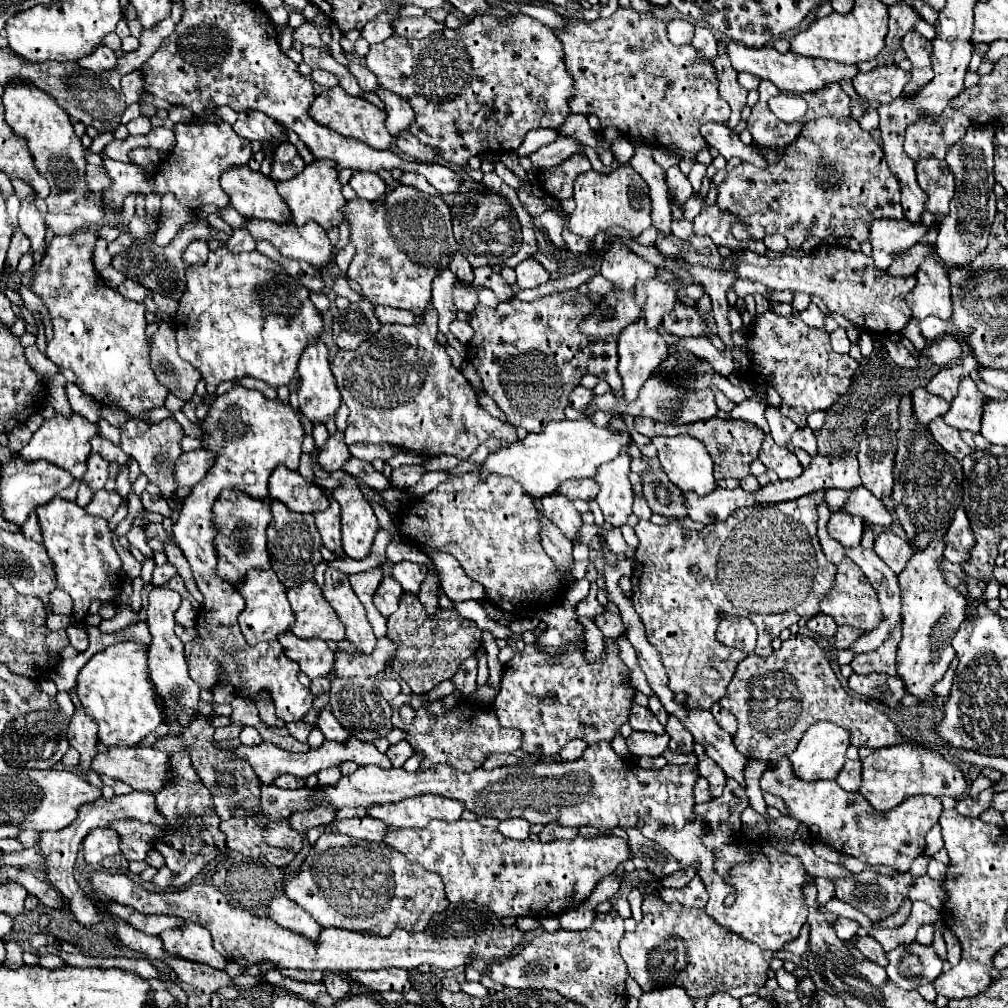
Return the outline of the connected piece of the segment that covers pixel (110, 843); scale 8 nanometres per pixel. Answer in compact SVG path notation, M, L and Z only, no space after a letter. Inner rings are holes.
M104 826L104 828L96 828L94 832L90 832L84 838L82 848L84 848L86 862L92 864L92 866L96 866L106 856L120 854L120 840L118 840L118 834L112 828Z

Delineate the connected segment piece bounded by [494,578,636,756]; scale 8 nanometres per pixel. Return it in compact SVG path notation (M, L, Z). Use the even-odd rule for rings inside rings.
M586 578L578 580L570 590L564 592L562 596L562 606L546 606L540 610L540 618L548 624L546 630L542 630L536 636L536 644L528 644L522 652L516 652L516 656L504 666L502 674L502 690L496 696L496 714L502 726L508 728L520 728L522 730L522 748L526 754L534 756L554 756L558 754L566 742L570 740L584 740L586 744L596 744L596 742L612 742L624 722L628 722L630 708L634 706L634 696L636 688L626 682L626 676L630 674L628 666L620 660L620 648L616 640L606 640L604 638L604 650L600 660L588 662L586 660L586 638L584 638L584 626L576 620L574 606L584 600L590 592L590 582ZM544 646L554 646L554 648L564 648L562 654L552 656L556 664L548 664L548 654L542 652L540 648Z

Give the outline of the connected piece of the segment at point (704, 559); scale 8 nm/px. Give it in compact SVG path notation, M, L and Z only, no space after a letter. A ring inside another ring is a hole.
M640 520L634 528L640 544L636 548L634 558L634 572L632 572L632 604L638 612L648 642L660 652L662 664L666 668L670 690L672 692L686 692L688 694L688 708L704 708L710 710L714 702L718 702L726 694L726 686L730 684L738 664L744 660L744 652L736 652L734 648L726 648L716 640L716 626L728 618L734 616L734 598L728 594L728 590L718 584L718 552L722 552L722 540L736 540L740 534L740 520L724 520L718 524L708 526L708 534L694 534L692 530L686 530L678 524L668 526L656 526L652 522ZM696 564L702 568L702 576L690 574L690 566Z

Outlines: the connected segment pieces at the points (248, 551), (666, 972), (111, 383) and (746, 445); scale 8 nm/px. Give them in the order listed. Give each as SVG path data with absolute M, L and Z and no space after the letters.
M224 490L214 508L214 524L218 524L218 536L214 538L214 550L218 552L218 576L238 586L238 580L250 572L250 568L270 568L266 550L266 528L270 524L270 504L266 500L250 498L238 490Z
M652 892L644 894L642 922L634 932L620 940L620 954L628 964L630 976L644 992L678 984L698 1000L712 992L728 992L734 998L756 994L768 980L766 972L774 952L766 952L736 932L718 926L704 910L684 908L678 902L664 902Z
M90 232L54 236L42 262L32 268L30 290L42 298L54 330L46 356L56 366L70 368L76 374L78 388L99 404L128 406L130 418L142 420L146 410L164 404L168 390L158 384L150 368L150 350L144 336L146 306L126 300L100 278L92 262L96 238Z
M634 418L634 428L648 436L678 436L678 434L688 434L694 436L696 440L700 440L708 454L714 460L714 478L736 478L742 480L744 476L750 474L750 464L758 458L758 450L762 444L764 434L760 432L760 428L752 422L744 422L744 420L720 420L720 418L710 418L710 420L702 420L702 422L694 422L694 424L684 424L684 426L674 426L674 424L660 424L654 422L650 418Z

